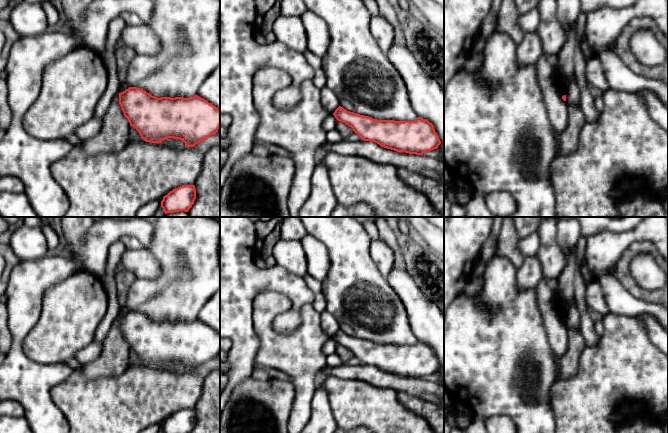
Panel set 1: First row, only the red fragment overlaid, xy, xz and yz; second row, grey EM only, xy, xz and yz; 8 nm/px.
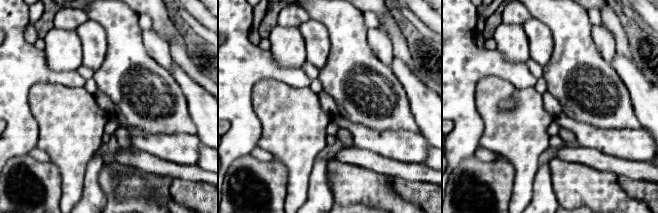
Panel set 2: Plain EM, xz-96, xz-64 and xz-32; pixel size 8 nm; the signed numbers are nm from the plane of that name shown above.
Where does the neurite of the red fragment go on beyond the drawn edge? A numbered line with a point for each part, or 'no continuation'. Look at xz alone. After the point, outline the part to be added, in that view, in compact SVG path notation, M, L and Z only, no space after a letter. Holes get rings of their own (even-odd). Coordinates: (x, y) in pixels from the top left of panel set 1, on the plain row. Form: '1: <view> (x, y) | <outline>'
no continuation

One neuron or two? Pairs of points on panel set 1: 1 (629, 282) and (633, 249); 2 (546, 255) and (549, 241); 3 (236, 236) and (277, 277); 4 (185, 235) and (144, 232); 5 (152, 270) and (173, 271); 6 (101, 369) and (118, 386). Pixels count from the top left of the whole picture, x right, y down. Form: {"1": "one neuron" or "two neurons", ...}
{"1": "one neuron", "2": "one neuron", "3": "one neuron", "4": "two neurons", "5": "two neurons", "6": "two neurons"}

